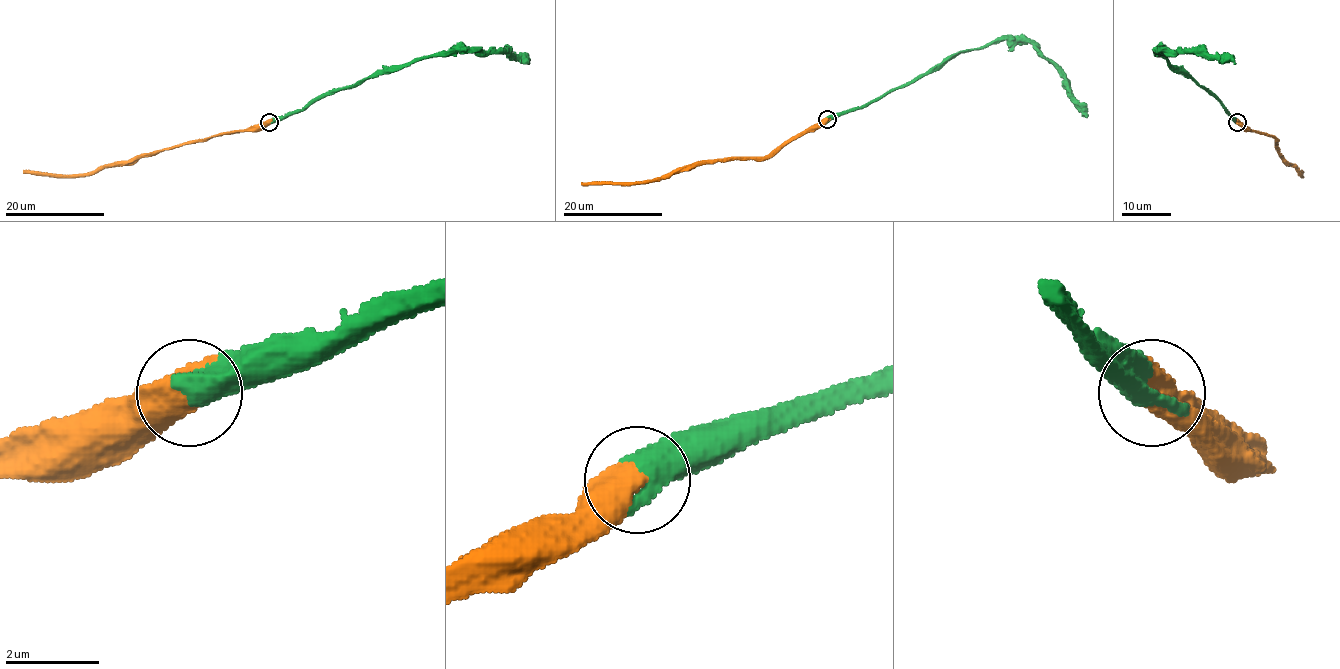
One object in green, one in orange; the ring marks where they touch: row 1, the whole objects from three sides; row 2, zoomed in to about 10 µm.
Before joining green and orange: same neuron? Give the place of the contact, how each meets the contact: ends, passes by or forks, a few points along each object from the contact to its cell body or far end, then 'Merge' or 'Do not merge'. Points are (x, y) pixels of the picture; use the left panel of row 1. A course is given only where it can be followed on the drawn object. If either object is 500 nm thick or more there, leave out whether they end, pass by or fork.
Place: (269, 122). Course of green: (270, 123), (302, 111), (321, 98), (382, 72), (444, 53), (506, 52), (520, 54), (529, 63). Course of orange: (268, 123), (141, 154), (128, 162), (112, 162), (86, 173), (35, 175), (23, 170). Merge

